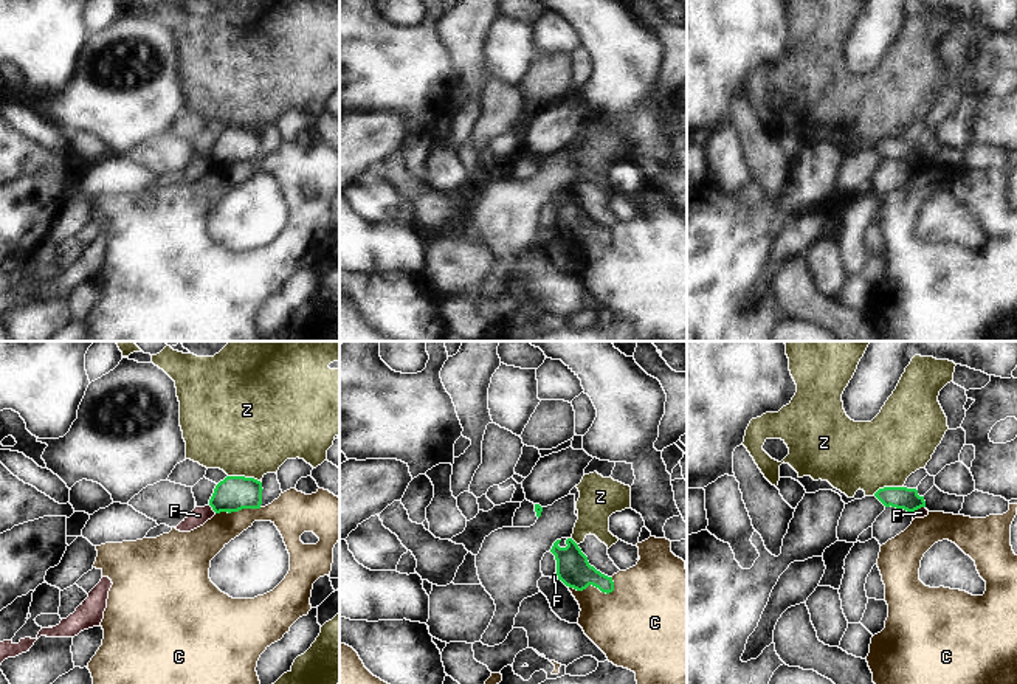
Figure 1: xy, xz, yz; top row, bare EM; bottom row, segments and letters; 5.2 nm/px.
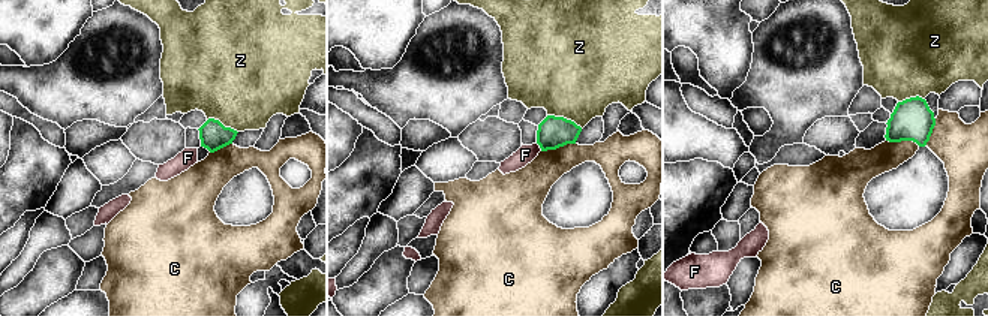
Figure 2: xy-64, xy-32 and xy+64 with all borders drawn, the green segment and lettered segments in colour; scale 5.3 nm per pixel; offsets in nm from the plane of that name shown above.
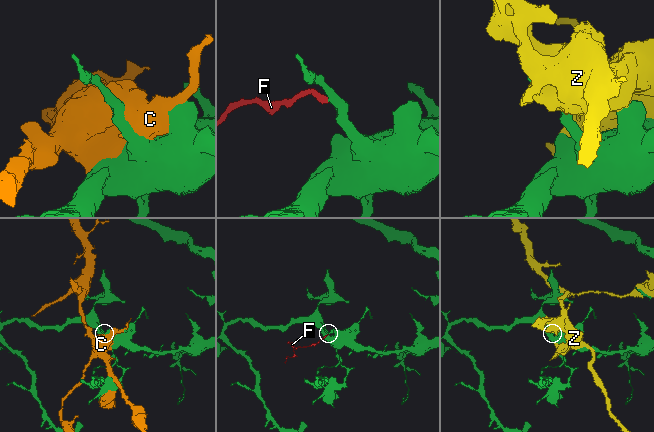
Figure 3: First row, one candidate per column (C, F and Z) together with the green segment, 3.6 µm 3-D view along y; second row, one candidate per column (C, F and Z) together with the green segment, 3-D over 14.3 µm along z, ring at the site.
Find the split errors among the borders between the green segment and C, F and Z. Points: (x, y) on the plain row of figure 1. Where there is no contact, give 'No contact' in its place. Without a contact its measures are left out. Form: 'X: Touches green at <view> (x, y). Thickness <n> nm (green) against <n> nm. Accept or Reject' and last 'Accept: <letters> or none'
C: Touches green at xz (591, 236). Thickness 180 nm (green) against 320 nm. Reject
F: Touches green at xy (213, 162). Thickness 180 nm (green) against 90 nm. Reject
Z: Touches green at xy (244, 129). Thickness 180 nm (green) against 500 nm. Reject
Accept: none

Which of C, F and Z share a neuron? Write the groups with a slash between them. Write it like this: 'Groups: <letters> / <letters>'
Groups: C / F / Z

